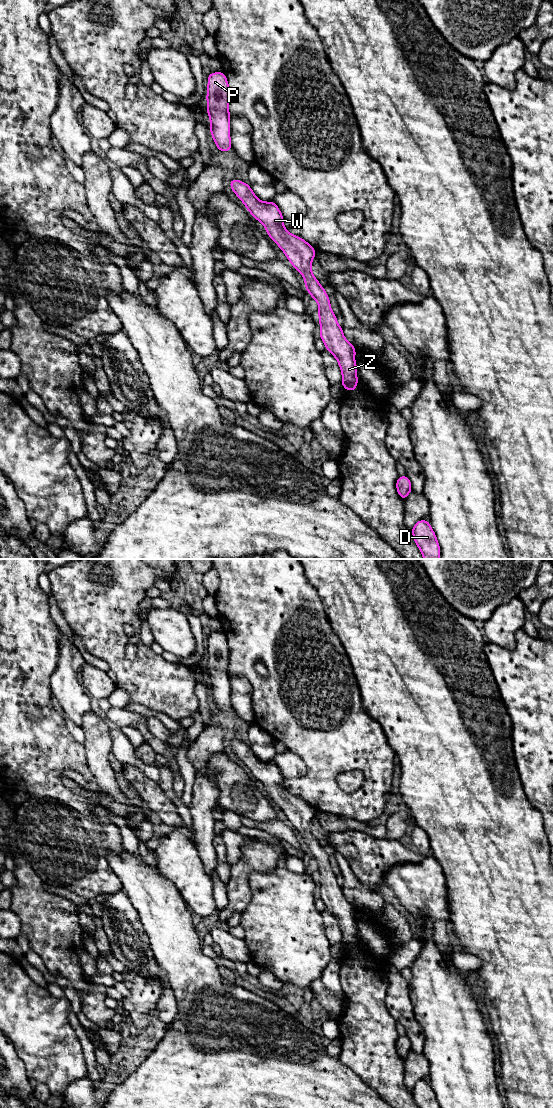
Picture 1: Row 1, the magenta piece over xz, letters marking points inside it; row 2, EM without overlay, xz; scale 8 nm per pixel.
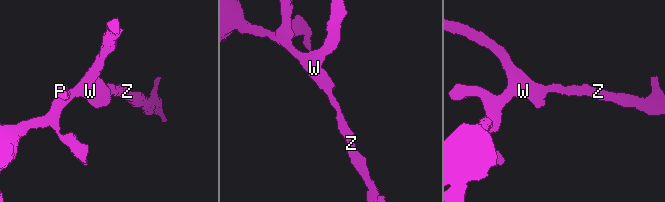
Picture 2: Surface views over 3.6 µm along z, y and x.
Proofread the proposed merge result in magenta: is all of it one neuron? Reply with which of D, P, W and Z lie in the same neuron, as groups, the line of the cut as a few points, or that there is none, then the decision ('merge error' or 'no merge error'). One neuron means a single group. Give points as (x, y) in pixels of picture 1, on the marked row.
D P W Z | no cut | no merge error

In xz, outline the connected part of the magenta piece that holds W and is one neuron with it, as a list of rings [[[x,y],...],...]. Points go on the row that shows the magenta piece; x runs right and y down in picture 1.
[[[237,179],[230,180],[230,187],[250,214],[264,225],[269,237],[281,248],[292,266],[302,274],[306,290],[319,306],[320,338],[326,350],[338,361],[342,371],[341,384],[346,390],[354,391],[358,384],[356,349],[344,337],[342,327],[338,325],[337,317],[331,309],[329,296],[312,274],[311,262],[316,250],[304,239],[286,230],[284,217],[273,200],[262,202],[255,196],[250,185]]]

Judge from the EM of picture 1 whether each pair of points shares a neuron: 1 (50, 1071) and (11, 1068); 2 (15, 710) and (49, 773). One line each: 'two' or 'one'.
1: two
2: one

